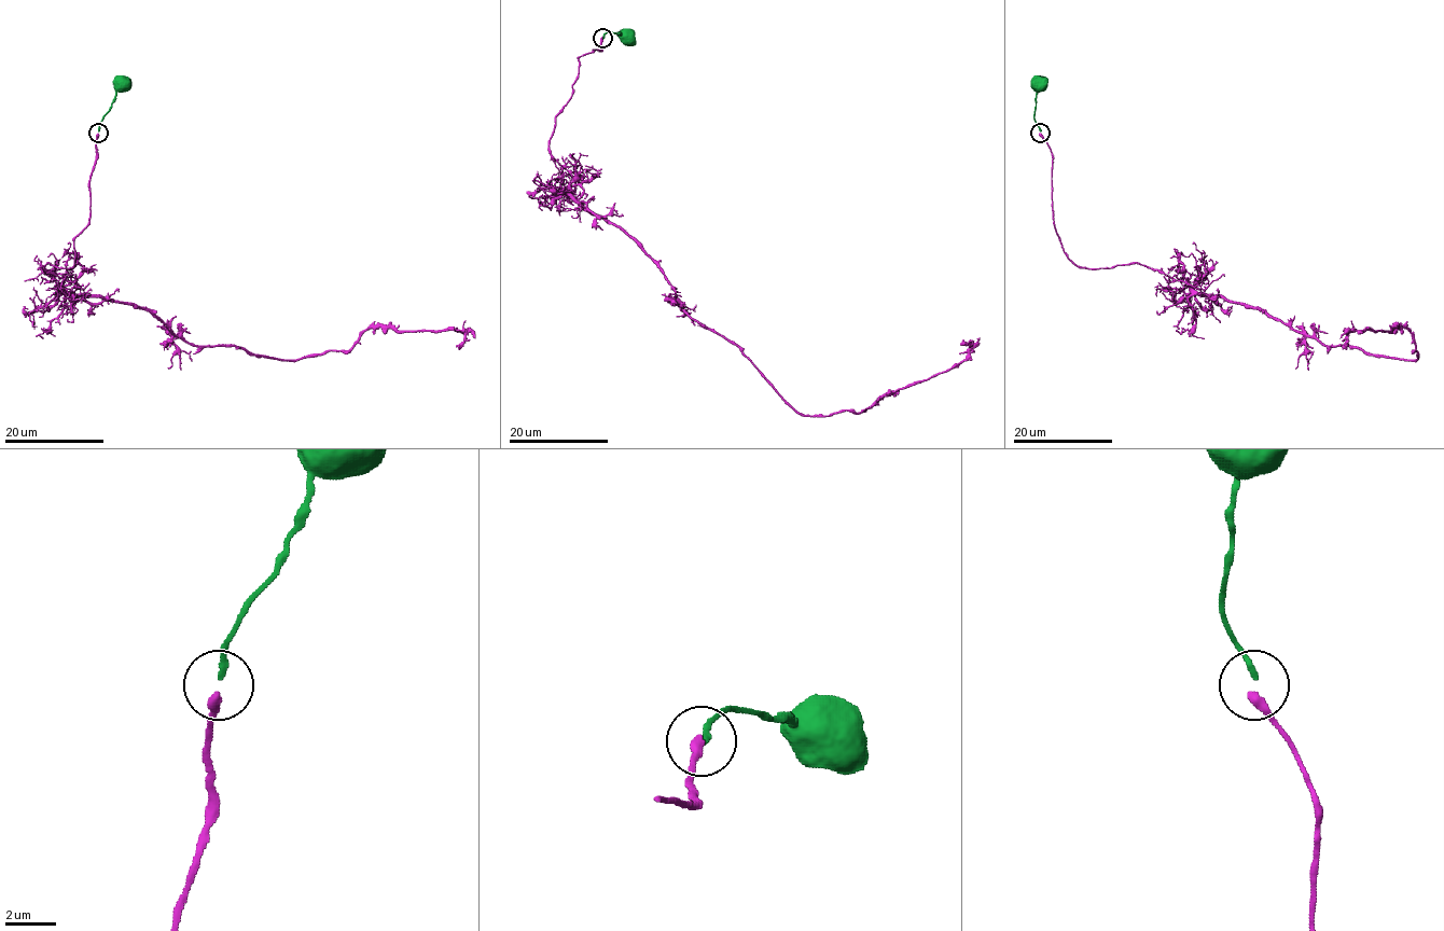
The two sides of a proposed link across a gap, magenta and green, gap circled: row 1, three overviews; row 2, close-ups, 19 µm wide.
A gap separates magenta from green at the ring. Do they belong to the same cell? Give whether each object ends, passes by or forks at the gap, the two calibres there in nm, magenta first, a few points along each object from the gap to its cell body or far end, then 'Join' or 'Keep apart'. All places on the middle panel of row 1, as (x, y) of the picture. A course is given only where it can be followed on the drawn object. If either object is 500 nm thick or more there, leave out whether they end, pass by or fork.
At the ring magenta ends. At the ring green ends. Thickness 400 nm (magenta) against 240 nm. Course of magenta: (602, 38), (579, 57), (551, 154), (800, 413), (864, 412), (963, 360), (962, 339). Course of green: (602, 38), (612, 31), (623, 33), (633, 42). Join

